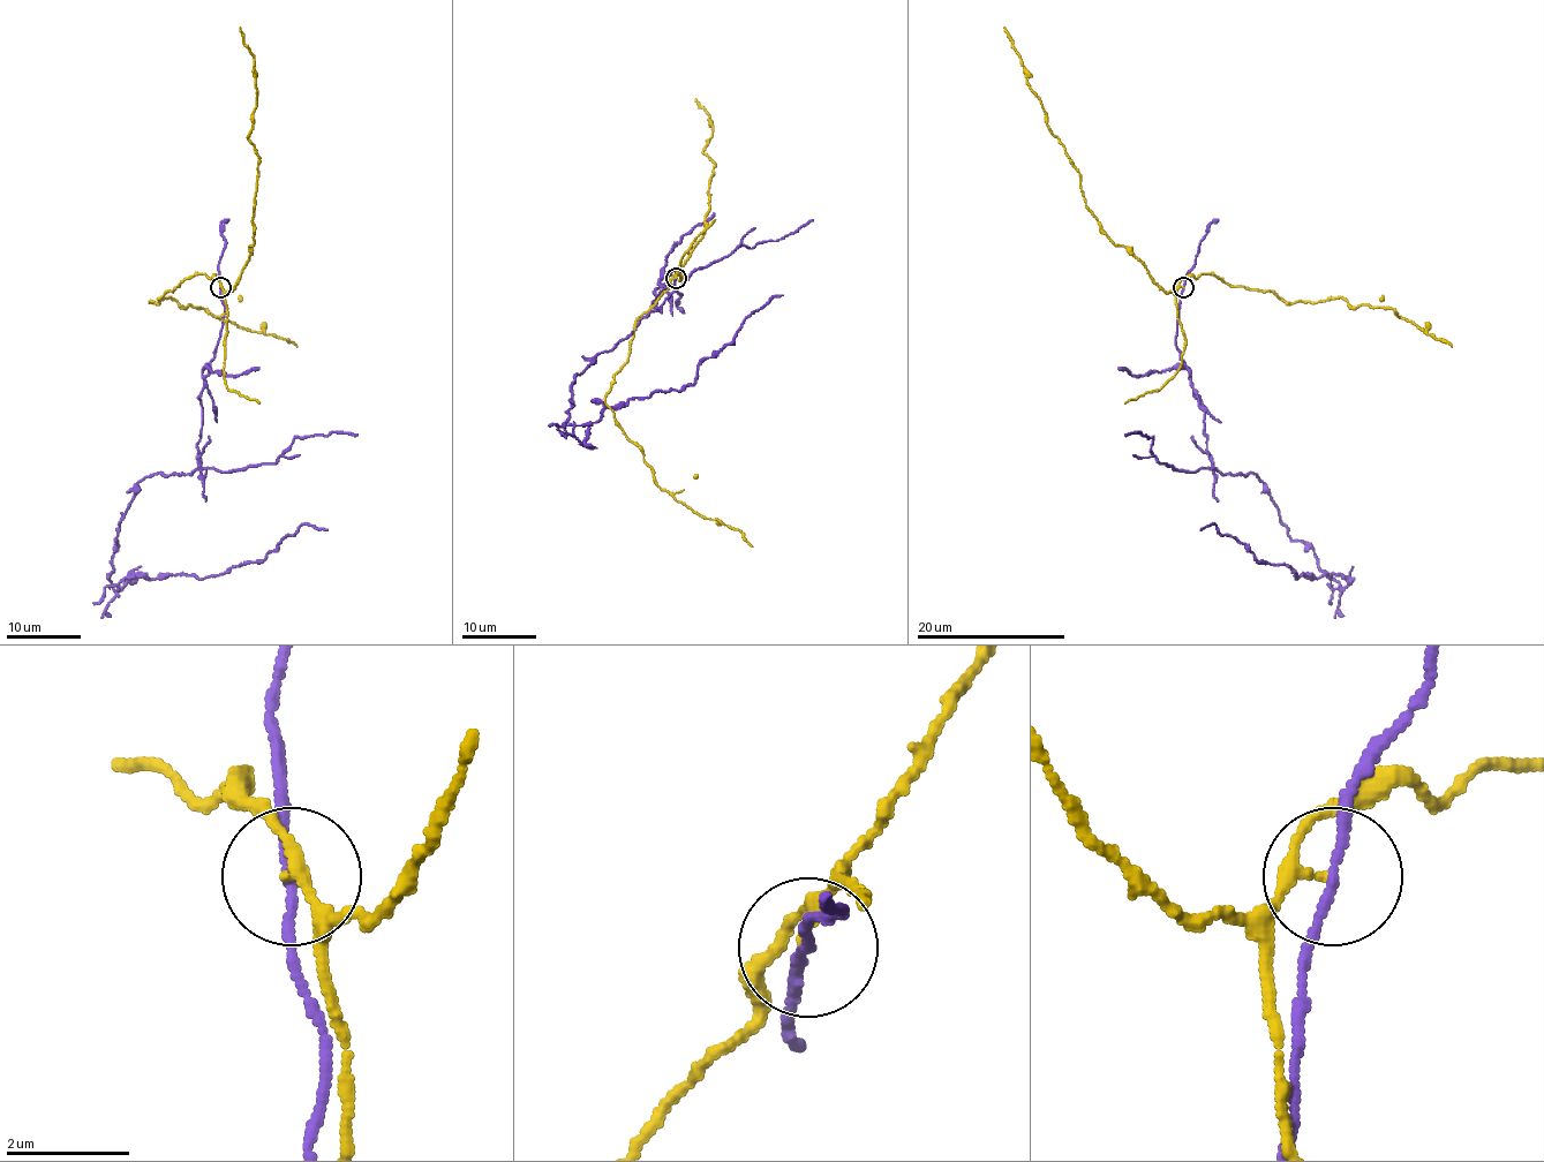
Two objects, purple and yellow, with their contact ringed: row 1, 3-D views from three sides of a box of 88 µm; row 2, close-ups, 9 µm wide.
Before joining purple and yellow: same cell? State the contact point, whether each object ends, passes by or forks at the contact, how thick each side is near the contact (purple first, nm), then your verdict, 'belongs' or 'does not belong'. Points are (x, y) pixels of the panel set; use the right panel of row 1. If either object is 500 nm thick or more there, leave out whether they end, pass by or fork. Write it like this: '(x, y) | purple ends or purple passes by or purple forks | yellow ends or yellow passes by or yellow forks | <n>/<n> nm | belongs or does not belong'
(1183, 287) | purple passes by | yellow passes by | 130/160 nm | does not belong

